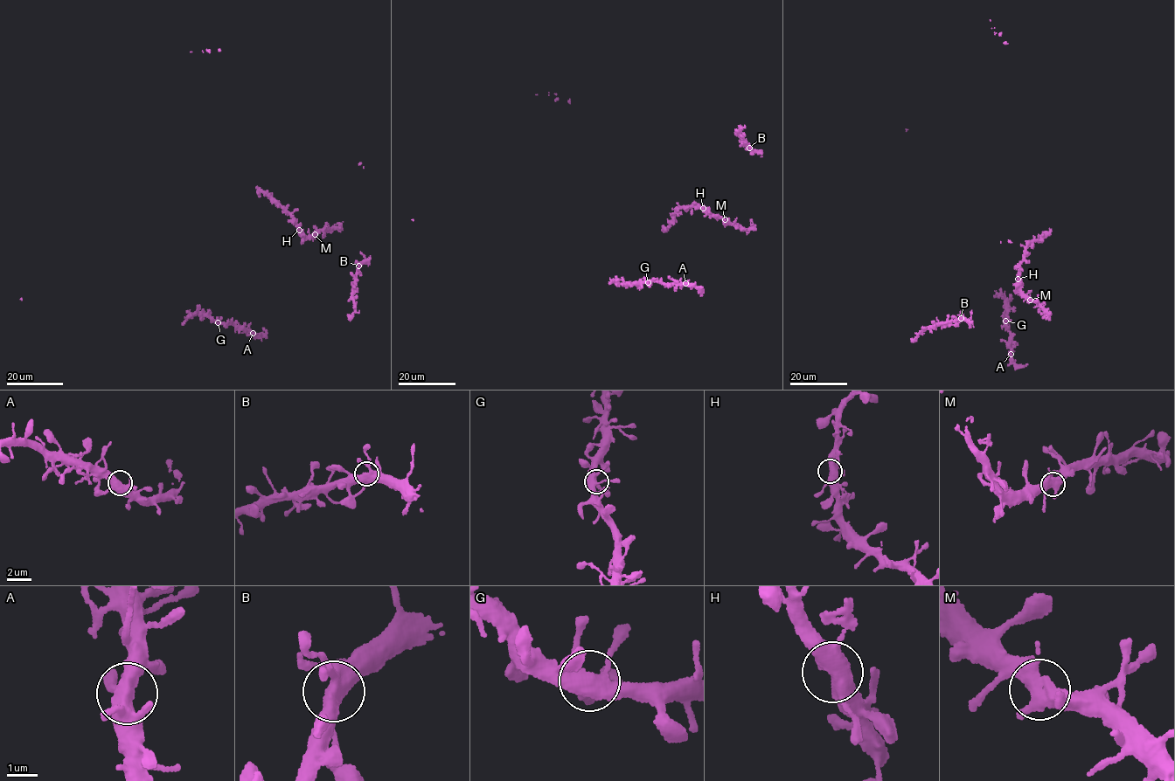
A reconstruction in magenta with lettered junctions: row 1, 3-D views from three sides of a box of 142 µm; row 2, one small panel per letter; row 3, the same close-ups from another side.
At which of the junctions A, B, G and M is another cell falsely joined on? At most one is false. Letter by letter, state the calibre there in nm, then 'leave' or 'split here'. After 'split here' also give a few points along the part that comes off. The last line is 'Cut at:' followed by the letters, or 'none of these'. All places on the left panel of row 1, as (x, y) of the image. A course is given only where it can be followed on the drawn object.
A: 440 nm thick; leave
B: 440 nm thick; leave
G: 440 nm thick; leave
M: 440 nm thick; leave
Cut at: none of these

